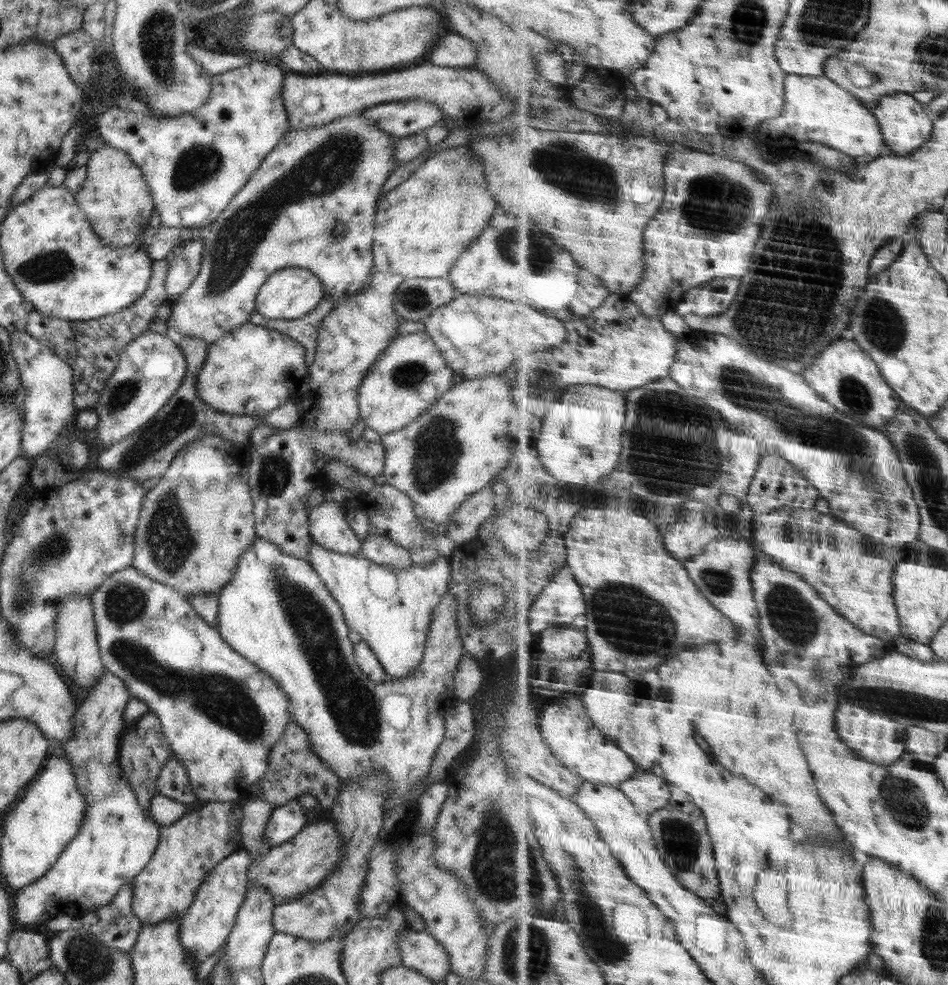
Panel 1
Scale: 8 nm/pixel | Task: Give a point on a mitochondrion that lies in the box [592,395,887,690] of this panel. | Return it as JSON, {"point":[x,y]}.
{"point":[797,621]}

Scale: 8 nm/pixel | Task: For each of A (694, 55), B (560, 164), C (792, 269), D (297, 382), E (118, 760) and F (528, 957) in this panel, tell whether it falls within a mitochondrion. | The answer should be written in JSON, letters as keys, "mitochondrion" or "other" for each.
{"A":"other","B":"mitochondrion","C":"mitochondrion","D":"other","E":"other","F":"mitochondrion"}

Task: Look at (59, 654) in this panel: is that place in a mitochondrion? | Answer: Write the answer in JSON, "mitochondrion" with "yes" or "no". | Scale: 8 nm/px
{"mitochondrion":"no"}

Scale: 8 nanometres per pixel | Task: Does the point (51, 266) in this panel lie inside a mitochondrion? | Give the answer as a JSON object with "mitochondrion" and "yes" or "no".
{"mitochondrion":"yes"}

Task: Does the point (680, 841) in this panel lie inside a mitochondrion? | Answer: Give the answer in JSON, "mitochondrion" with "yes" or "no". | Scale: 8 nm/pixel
{"mitochondrion":"yes"}

